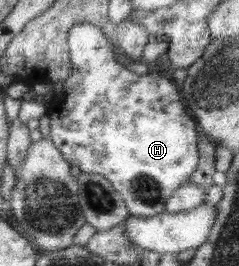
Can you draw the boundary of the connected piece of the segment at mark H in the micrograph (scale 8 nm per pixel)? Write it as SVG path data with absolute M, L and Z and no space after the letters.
M77 23L69 29L68 34L68 51L70 52L70 61L73 68L71 74L63 81L63 88L61 88L61 96L55 98L57 104L58 114L53 114L53 136L50 137L55 148L61 152L65 160L71 166L77 166L81 173L95 175L99 174L109 183L113 184L113 189L119 193L123 198L128 209L128 215L133 217L150 217L161 214L165 211L167 200L181 187L181 184L187 182L195 173L197 165L199 165L199 151L198 151L198 135L200 133L199 126L193 122L192 116L187 116L187 108L184 106L183 100L180 96L179 84L173 79L161 77L158 73L154 76L137 75L133 71L129 71L123 64L115 60L114 54L117 51L106 34L91 23Z

